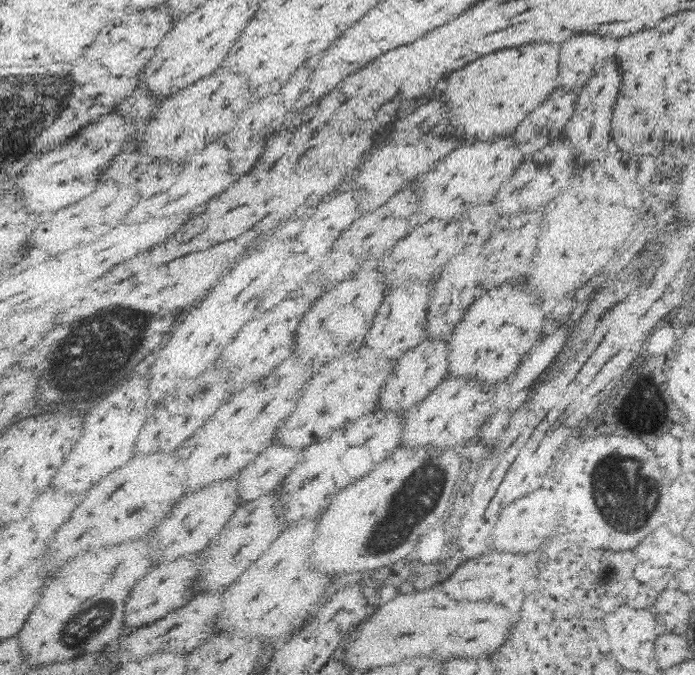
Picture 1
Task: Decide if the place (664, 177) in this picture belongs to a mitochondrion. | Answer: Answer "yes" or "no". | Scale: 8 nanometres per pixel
no

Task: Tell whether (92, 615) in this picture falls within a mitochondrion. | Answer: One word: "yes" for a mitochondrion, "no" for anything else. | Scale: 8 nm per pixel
yes

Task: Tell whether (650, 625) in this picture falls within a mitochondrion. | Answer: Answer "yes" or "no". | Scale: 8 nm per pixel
no

